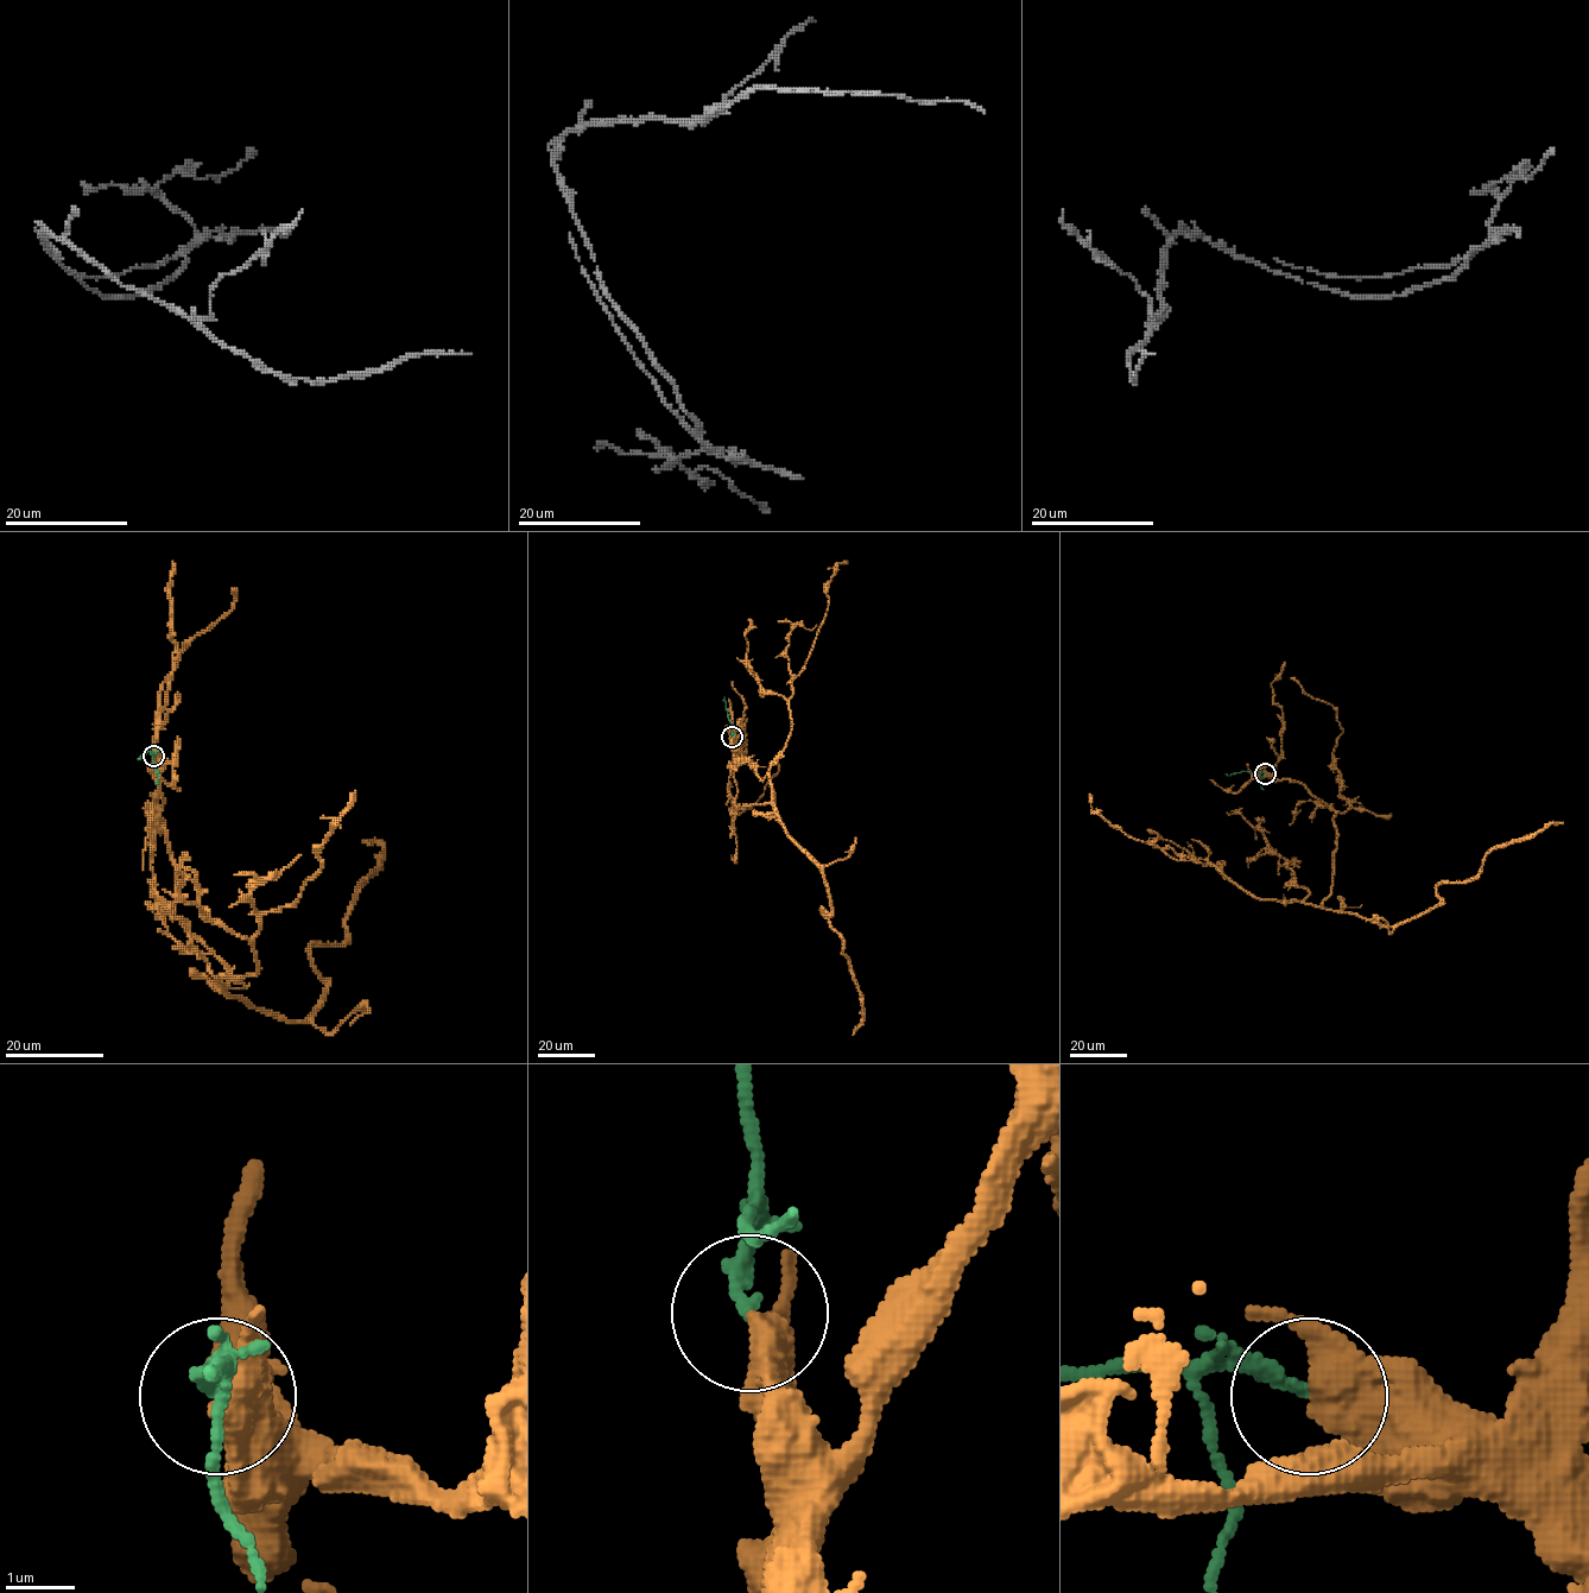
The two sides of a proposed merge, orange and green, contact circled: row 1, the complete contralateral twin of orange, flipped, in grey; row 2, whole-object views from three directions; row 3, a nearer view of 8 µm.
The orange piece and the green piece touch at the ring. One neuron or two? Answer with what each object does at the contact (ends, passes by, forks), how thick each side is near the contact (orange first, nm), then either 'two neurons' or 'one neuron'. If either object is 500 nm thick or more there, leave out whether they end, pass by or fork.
orange passes by; green ends; calibres 420 and 200 nm; two neurons

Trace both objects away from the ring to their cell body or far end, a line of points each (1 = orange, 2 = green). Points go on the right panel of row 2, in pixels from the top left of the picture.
1: (1265, 773), (1336, 813), (1322, 905), (1387, 925), (1439, 905), (1436, 886), (1473, 879), (1493, 849), (1563, 822)
2: (1265, 773), (1226, 775)

